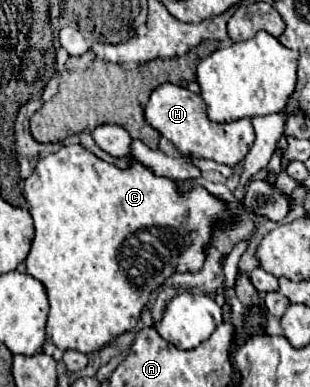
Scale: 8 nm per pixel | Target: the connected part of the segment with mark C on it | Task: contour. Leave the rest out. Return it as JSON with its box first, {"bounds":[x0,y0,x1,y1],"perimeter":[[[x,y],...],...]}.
{"bounds":[24,143,226,353],"perimeter":[[[78,143],[66,145],[60,151],[38,159],[38,165],[34,167],[32,175],[24,181],[24,197],[30,205],[30,215],[32,215],[34,227],[36,227],[36,237],[32,241],[32,249],[24,261],[24,267],[26,267],[26,275],[38,279],[48,293],[50,315],[48,315],[48,323],[46,323],[46,333],[58,349],[62,349],[62,351],[76,349],[80,353],[100,351],[112,339],[134,329],[152,291],[156,291],[156,287],[162,287],[164,281],[170,277],[170,267],[174,267],[174,273],[186,273],[186,271],[194,273],[194,269],[202,269],[202,261],[206,259],[206,245],[210,245],[210,229],[214,229],[214,221],[218,221],[218,217],[222,217],[222,213],[226,213],[226,203],[222,199],[214,197],[212,193],[208,193],[206,189],[202,189],[200,185],[194,185],[186,193],[180,193],[176,181],[172,181],[168,177],[158,177],[154,171],[150,171],[140,161],[132,161],[132,165],[128,169],[120,169],[114,163],[106,163],[106,161],[98,159],[96,155],[92,155]]]}

